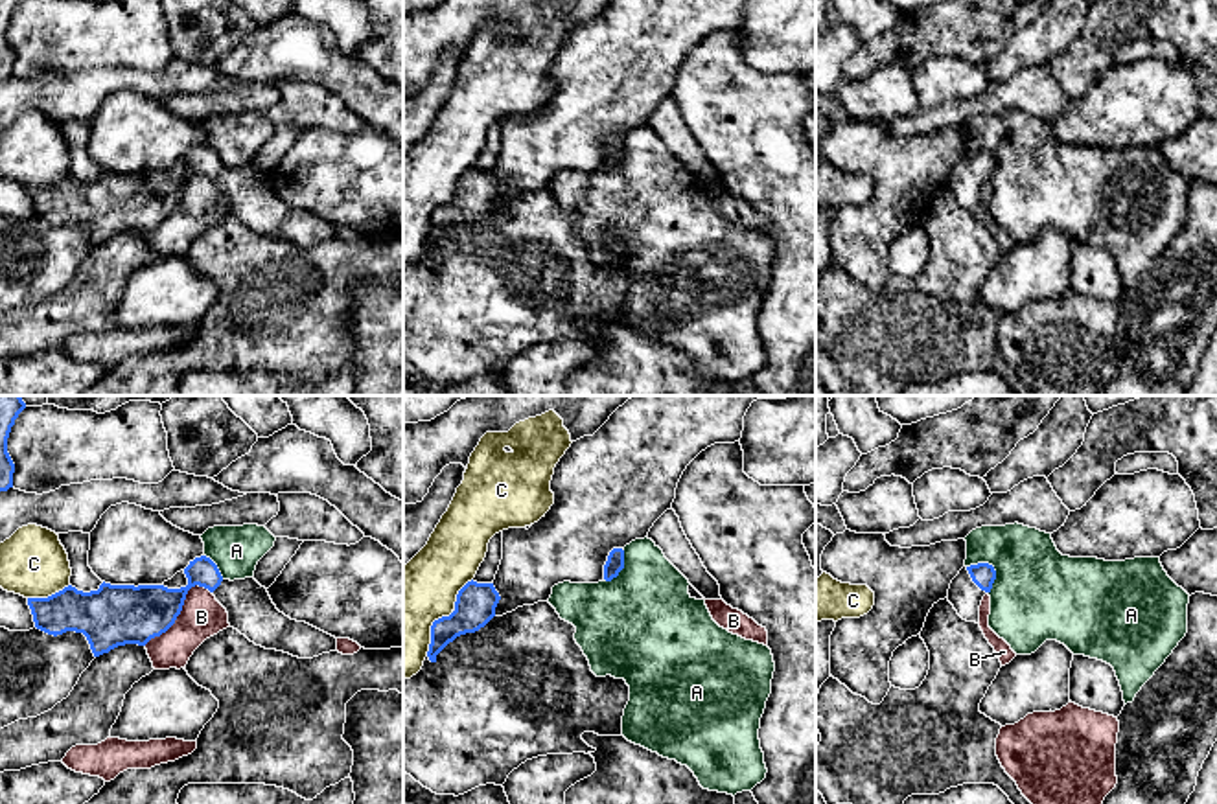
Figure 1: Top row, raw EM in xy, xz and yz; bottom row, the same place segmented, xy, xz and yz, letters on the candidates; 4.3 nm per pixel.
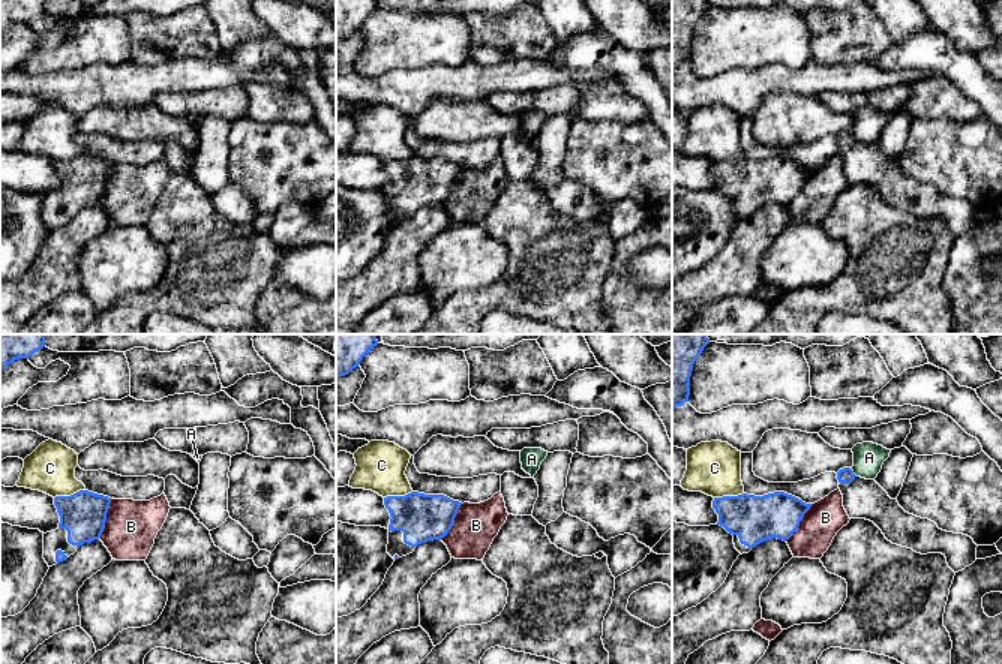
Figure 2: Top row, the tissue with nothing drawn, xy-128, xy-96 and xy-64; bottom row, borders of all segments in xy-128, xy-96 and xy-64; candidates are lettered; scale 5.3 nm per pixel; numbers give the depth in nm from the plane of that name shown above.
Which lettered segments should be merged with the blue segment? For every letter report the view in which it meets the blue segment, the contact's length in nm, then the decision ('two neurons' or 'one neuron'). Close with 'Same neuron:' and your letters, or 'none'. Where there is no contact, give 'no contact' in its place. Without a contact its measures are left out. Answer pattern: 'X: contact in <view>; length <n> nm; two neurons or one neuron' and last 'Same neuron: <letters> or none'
A: contact in yz; length 160 nm; two neurons
B: contact in xy; length 380 nm; two neurons
C: contact in xz; length 240 nm; two neurons
Same neuron: none

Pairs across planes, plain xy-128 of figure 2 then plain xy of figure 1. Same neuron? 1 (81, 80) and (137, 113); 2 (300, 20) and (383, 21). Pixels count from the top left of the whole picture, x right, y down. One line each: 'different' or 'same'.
1: different
2: different

